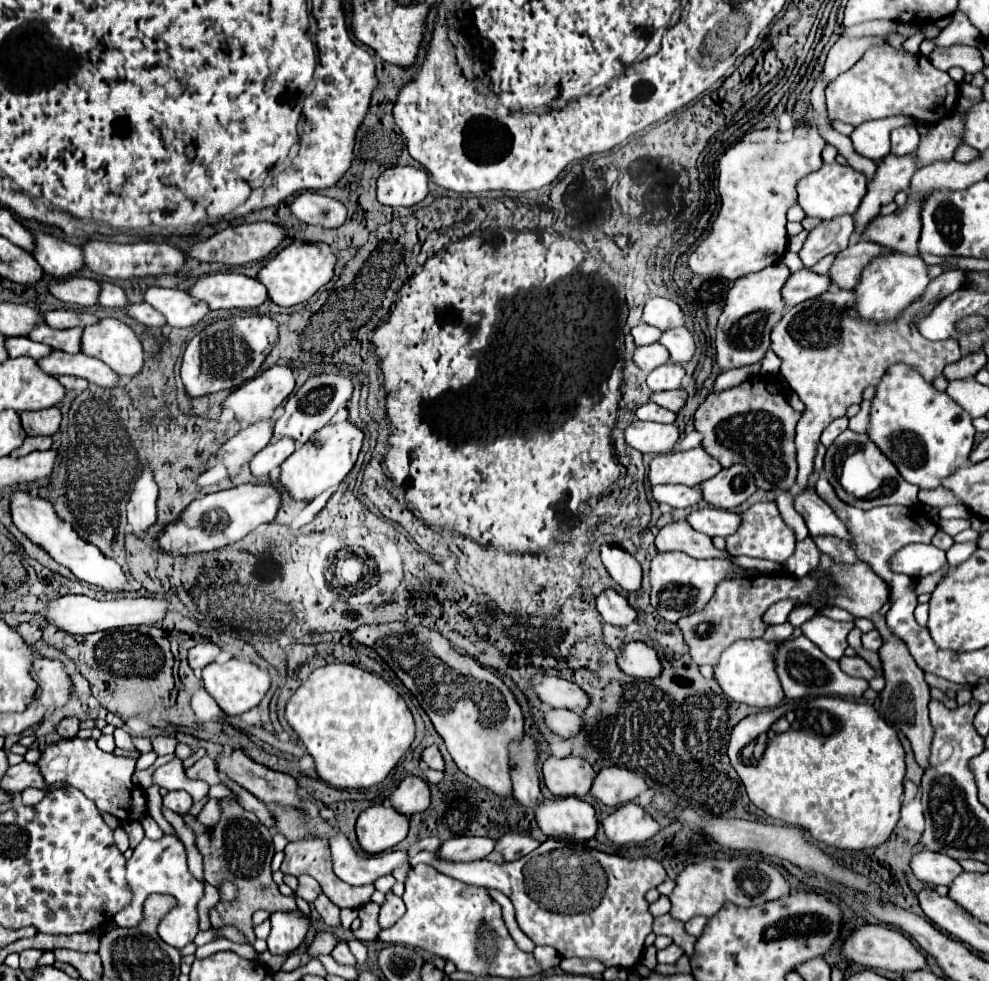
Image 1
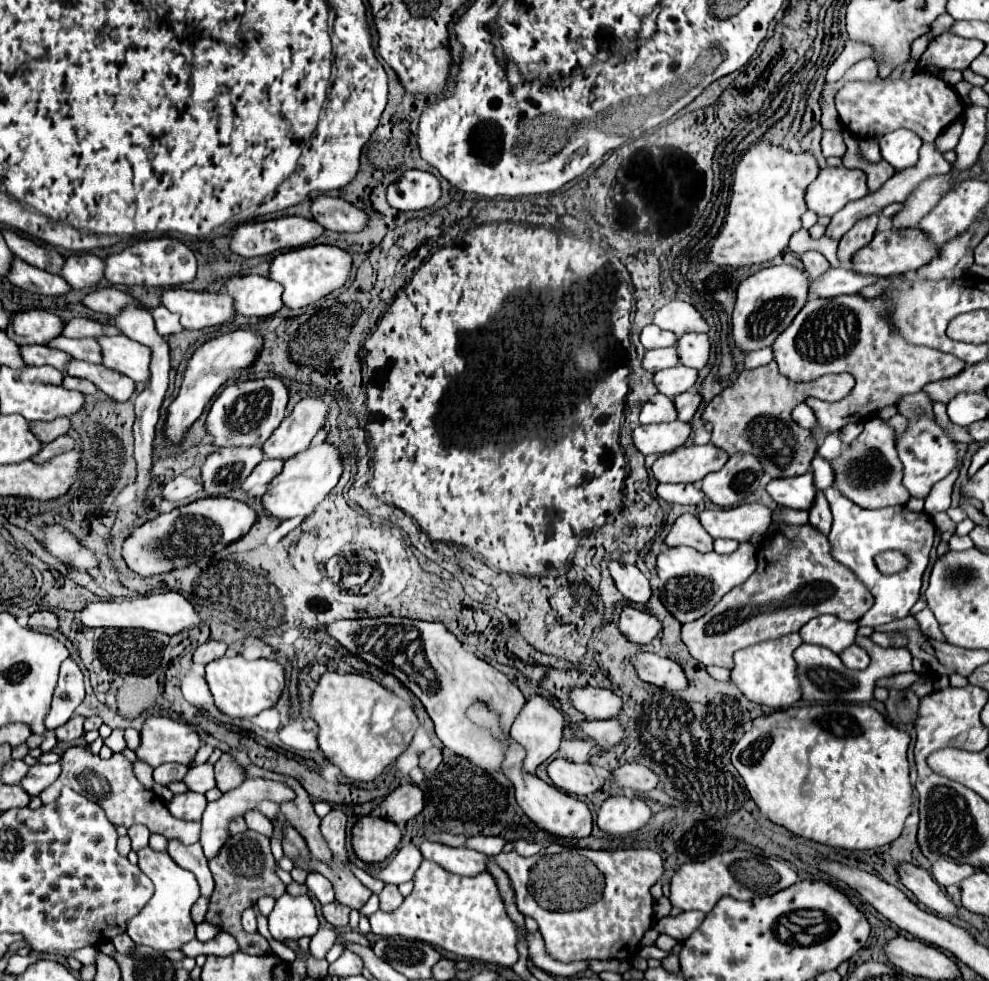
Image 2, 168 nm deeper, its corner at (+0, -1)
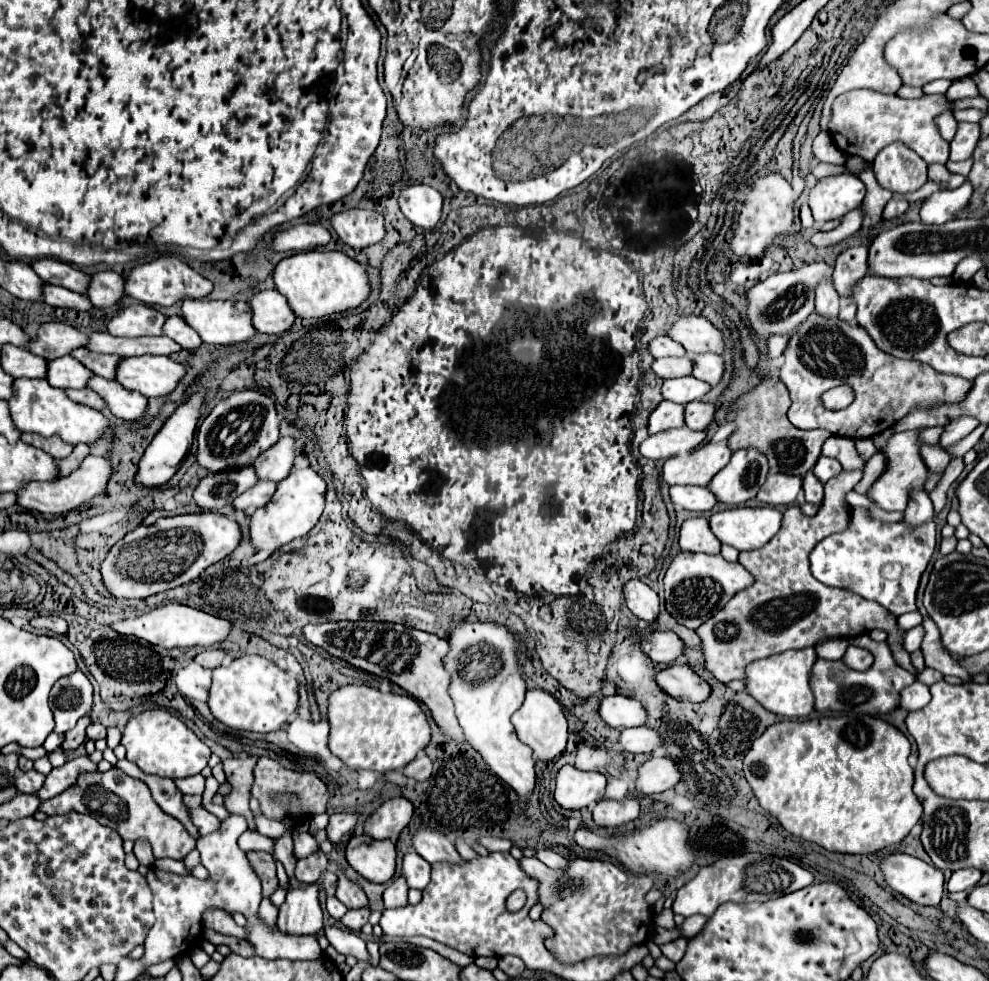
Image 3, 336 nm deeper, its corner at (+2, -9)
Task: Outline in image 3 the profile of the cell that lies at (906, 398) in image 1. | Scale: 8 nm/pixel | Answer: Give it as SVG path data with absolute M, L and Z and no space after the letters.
M913 490L911 496L909 496L909 504L907 504L907 510L905 510L905 522L917 526L925 520L931 520L933 518L933 504L927 496L925 490Z

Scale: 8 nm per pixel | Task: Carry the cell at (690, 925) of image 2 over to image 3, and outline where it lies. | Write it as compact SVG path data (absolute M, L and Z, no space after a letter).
M691 916L691 918L685 918L685 922L681 924L681 934L683 934L685 938L693 938L695 934L701 932L701 928L703 928L705 922L707 922L707 918L703 918L703 916Z

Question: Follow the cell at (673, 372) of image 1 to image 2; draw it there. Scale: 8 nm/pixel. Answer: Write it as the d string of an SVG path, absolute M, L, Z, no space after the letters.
M675 366L675 368L667 368L655 374L655 384L659 388L661 394L675 398L677 394L683 394L687 390L693 388L693 384L697 382L699 372L695 368L687 368L687 366Z

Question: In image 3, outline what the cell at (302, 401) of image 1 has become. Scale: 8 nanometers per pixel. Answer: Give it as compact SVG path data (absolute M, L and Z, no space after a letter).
M285 436L277 444L267 448L267 452L261 452L261 456L253 462L257 476L275 482L287 478L293 468L293 460L297 456L295 444L297 444L295 438Z

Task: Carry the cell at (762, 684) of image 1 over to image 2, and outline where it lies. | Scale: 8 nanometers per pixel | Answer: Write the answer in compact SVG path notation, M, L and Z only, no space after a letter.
M795 632L779 640L767 640L735 652L735 668L731 670L731 682L747 696L747 700L753 700L757 704L765 704L771 708L789 708L797 704L803 692L799 692L793 652L795 648L799 648L801 642L801 636Z

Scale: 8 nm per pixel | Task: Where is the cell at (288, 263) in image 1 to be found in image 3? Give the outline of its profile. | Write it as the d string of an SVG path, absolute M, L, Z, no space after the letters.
M311 250L283 258L273 272L275 288L281 292L297 318L319 318L333 312L357 308L369 296L369 280L365 266L343 252Z

